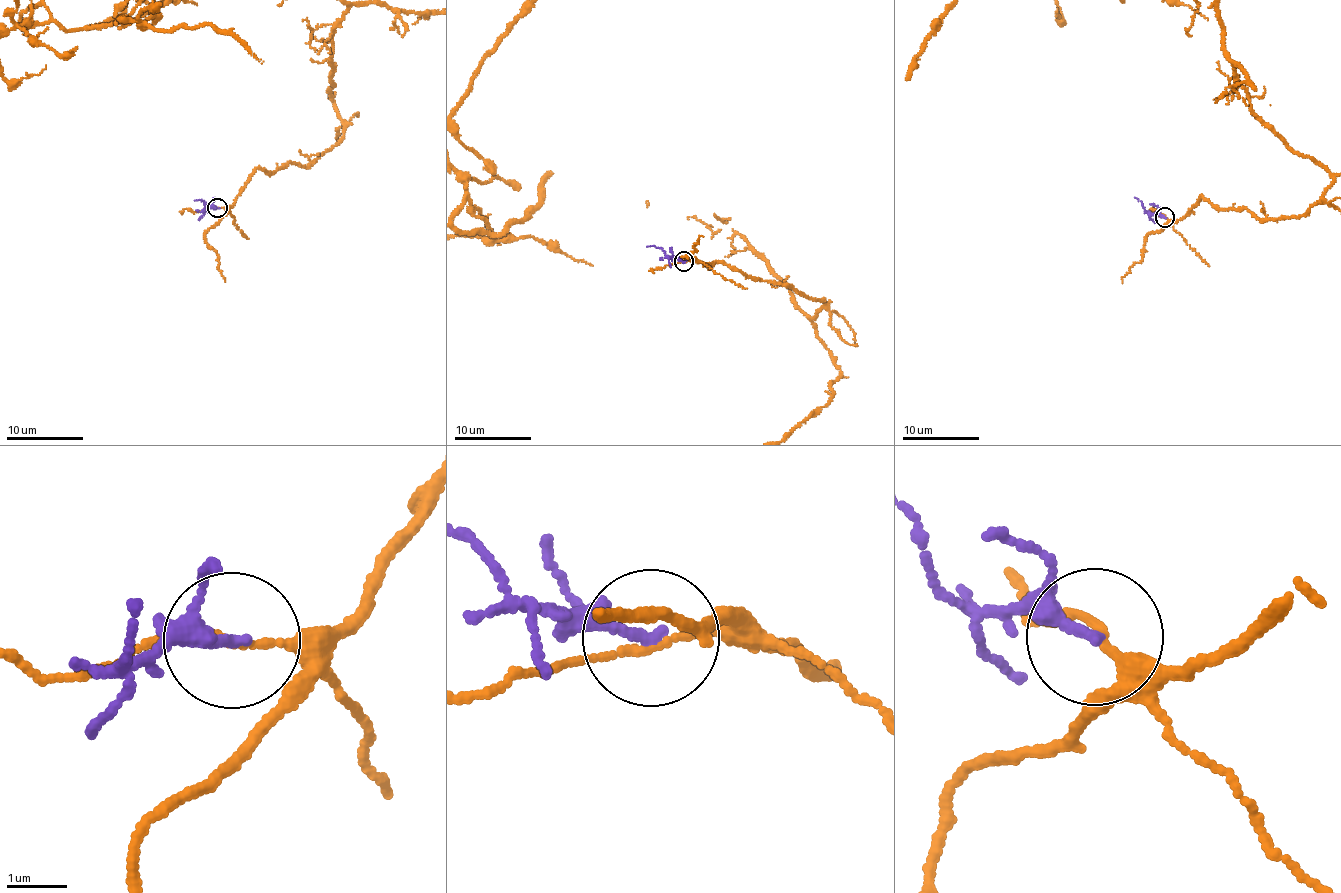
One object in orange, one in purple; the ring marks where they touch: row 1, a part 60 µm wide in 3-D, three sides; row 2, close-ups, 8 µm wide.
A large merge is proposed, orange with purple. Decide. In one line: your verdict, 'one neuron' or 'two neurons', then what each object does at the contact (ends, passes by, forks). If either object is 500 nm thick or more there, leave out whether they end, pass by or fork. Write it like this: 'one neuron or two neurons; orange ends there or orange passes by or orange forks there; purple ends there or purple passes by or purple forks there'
two neurons; orange passes by; purple ends there

